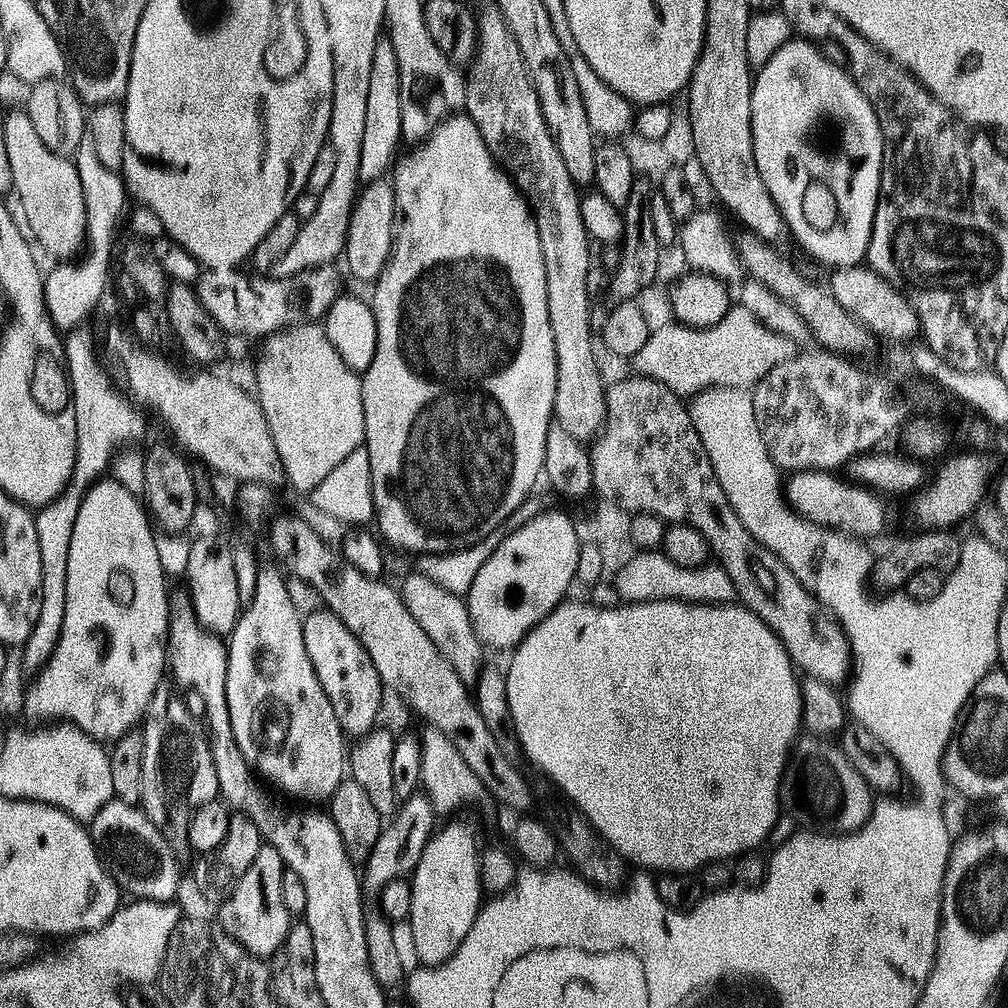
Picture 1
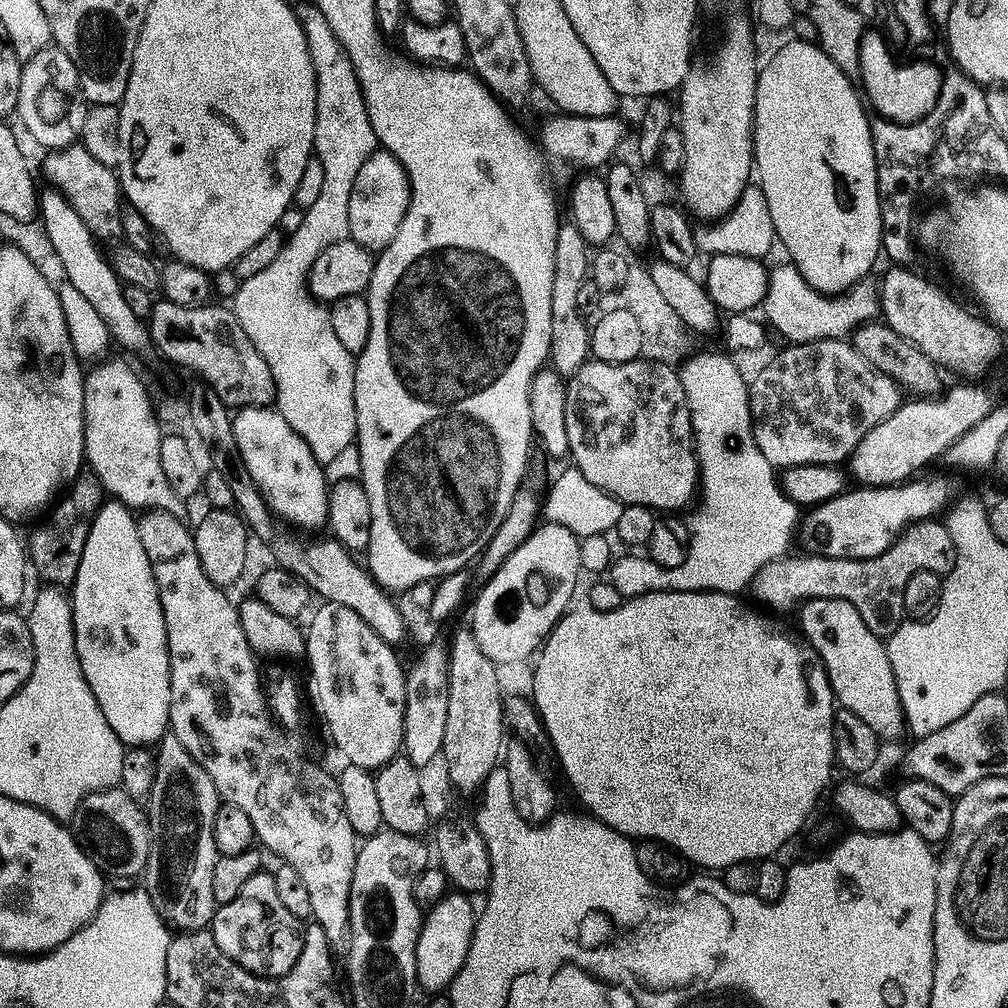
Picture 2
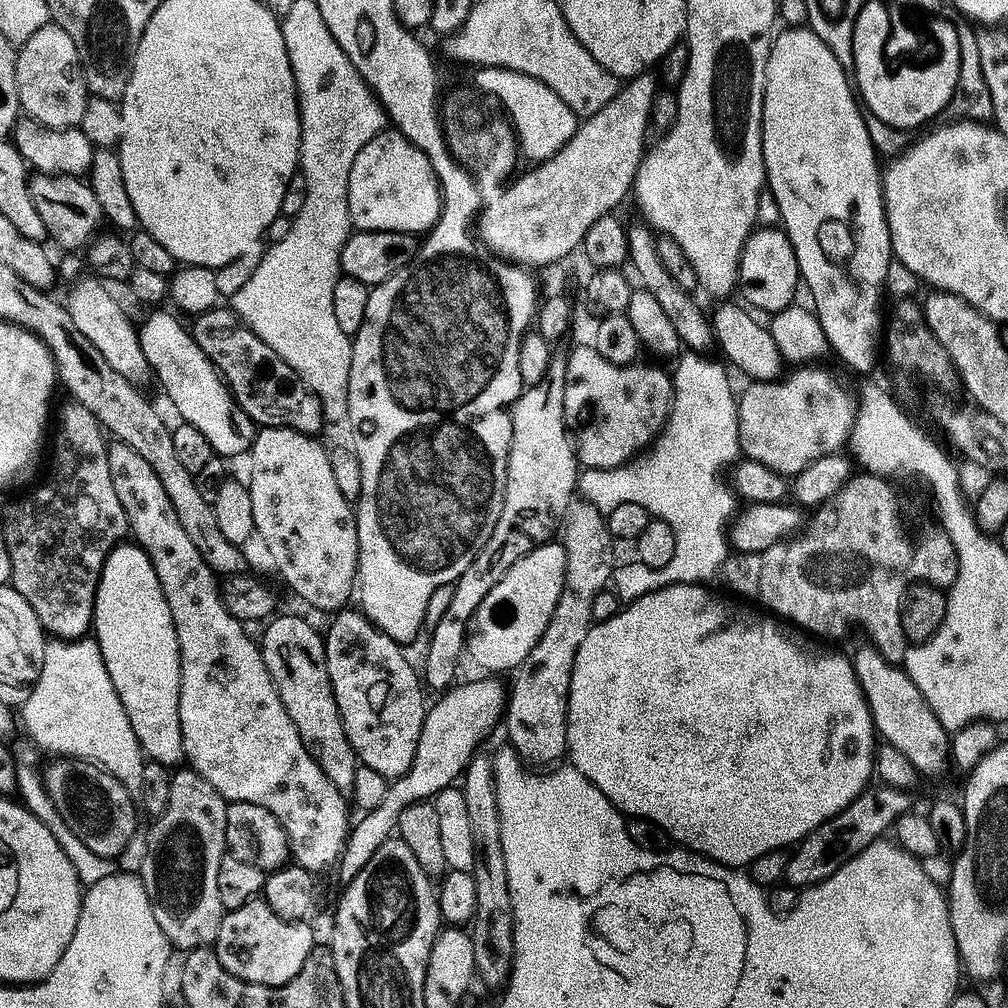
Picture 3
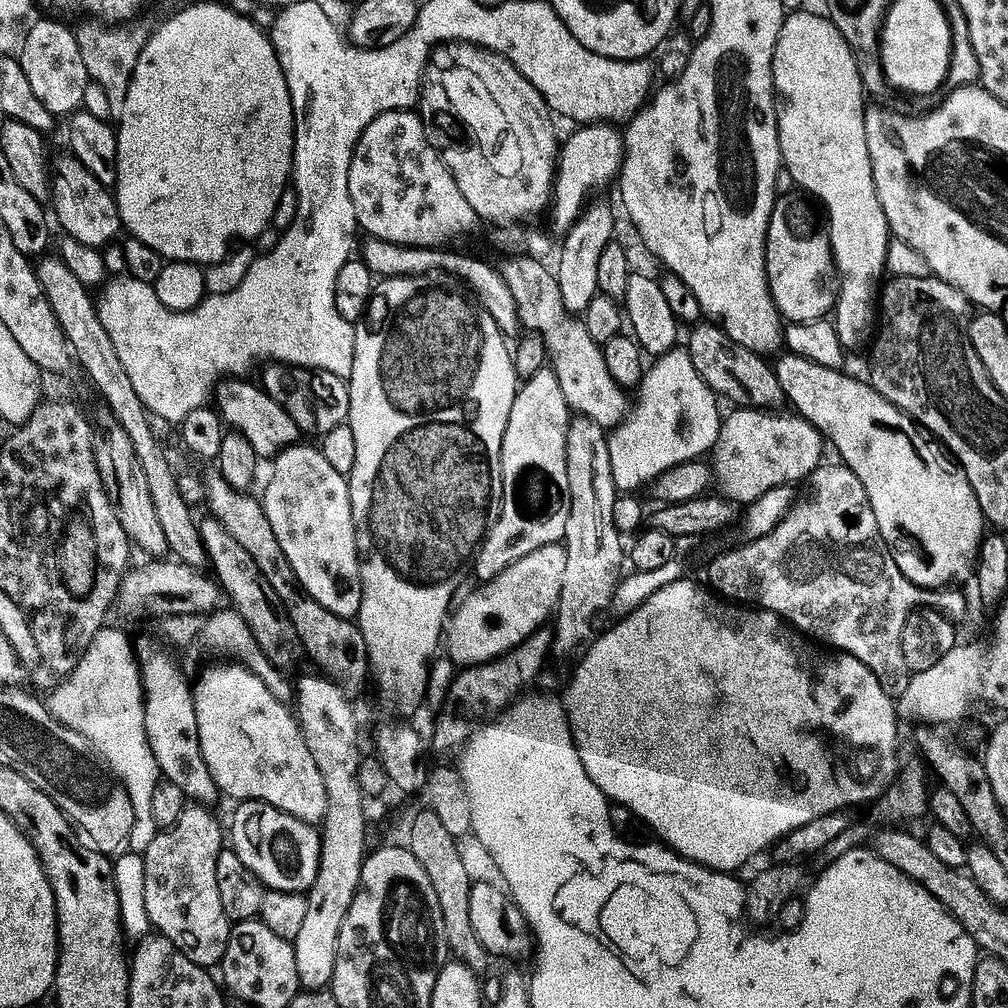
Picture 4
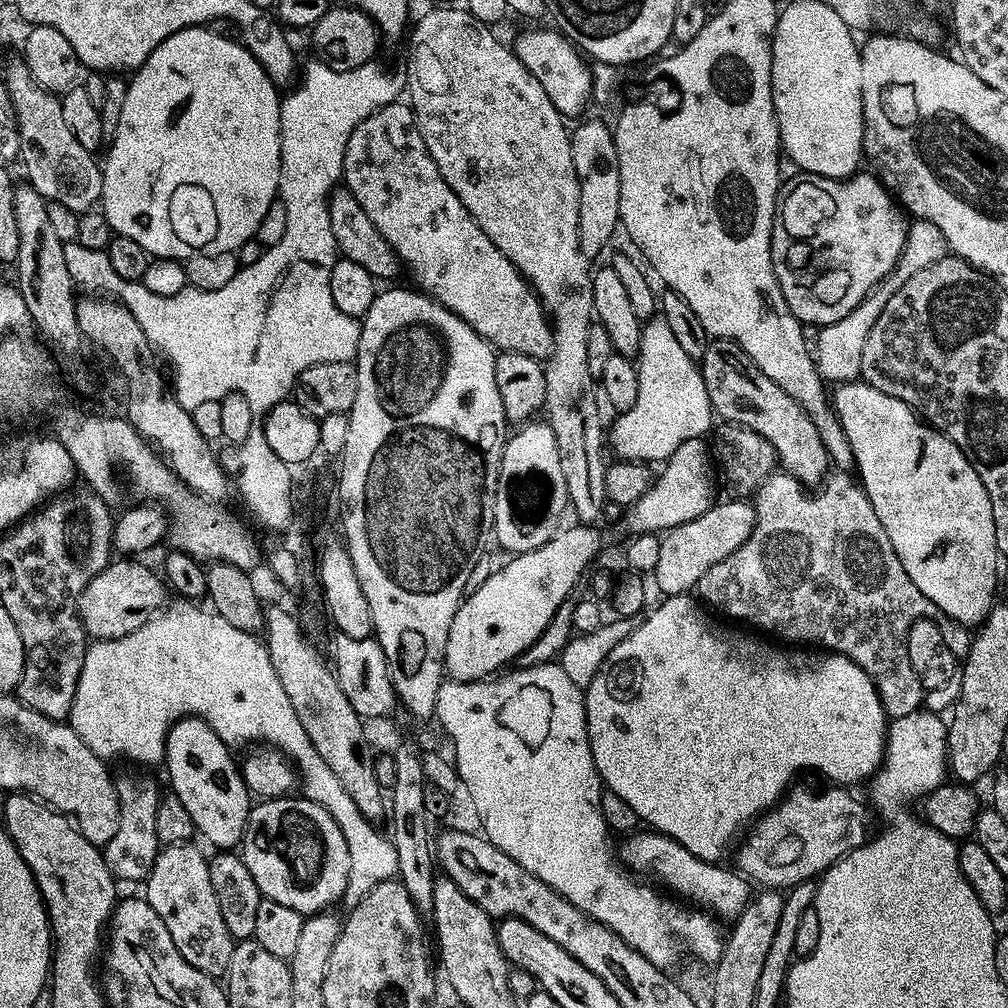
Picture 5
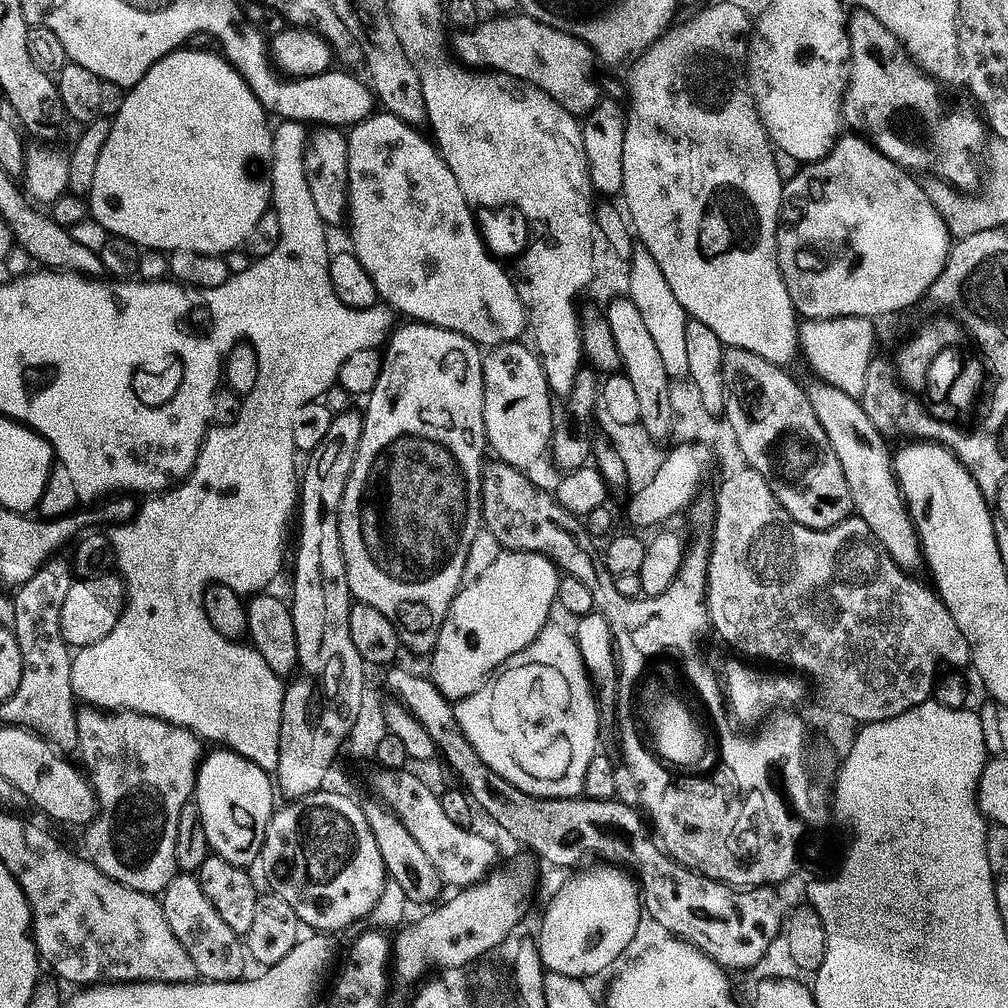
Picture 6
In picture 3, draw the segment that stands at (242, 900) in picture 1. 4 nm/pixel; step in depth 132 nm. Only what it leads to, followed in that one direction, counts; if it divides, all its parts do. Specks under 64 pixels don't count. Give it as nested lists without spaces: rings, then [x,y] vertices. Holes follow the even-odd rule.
[[[263,899],[252,900],[225,915],[214,951],[222,966],[226,966],[234,978],[267,988],[281,988],[302,974],[302,966],[306,966],[310,954],[317,947],[310,925],[308,922],[295,924],[278,918]]]

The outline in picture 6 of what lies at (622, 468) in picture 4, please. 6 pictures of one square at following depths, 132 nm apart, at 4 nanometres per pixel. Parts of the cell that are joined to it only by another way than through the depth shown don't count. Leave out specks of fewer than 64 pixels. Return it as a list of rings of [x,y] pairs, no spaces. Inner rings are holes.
[[[636,250],[630,261],[630,271],[627,275],[627,295],[642,314],[642,319],[646,322],[646,327],[650,330],[659,353],[662,354],[666,370],[672,378],[687,373],[690,361],[686,355],[686,326],[690,317],[688,311],[682,306],[682,302],[674,298],[674,290],[670,290],[670,282],[666,282],[666,274],[662,274],[658,262],[654,262],[649,252]]]

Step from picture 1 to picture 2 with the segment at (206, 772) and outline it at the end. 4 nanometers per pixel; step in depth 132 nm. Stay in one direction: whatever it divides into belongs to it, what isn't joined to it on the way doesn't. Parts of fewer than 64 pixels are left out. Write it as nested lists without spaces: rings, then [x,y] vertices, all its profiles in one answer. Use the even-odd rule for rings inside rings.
[[[171,734],[164,737],[156,752],[156,782],[150,797],[152,853],[148,859],[146,891],[158,914],[177,933],[202,932],[216,917],[214,870],[222,859],[214,842],[214,822],[221,798],[210,774]]]

